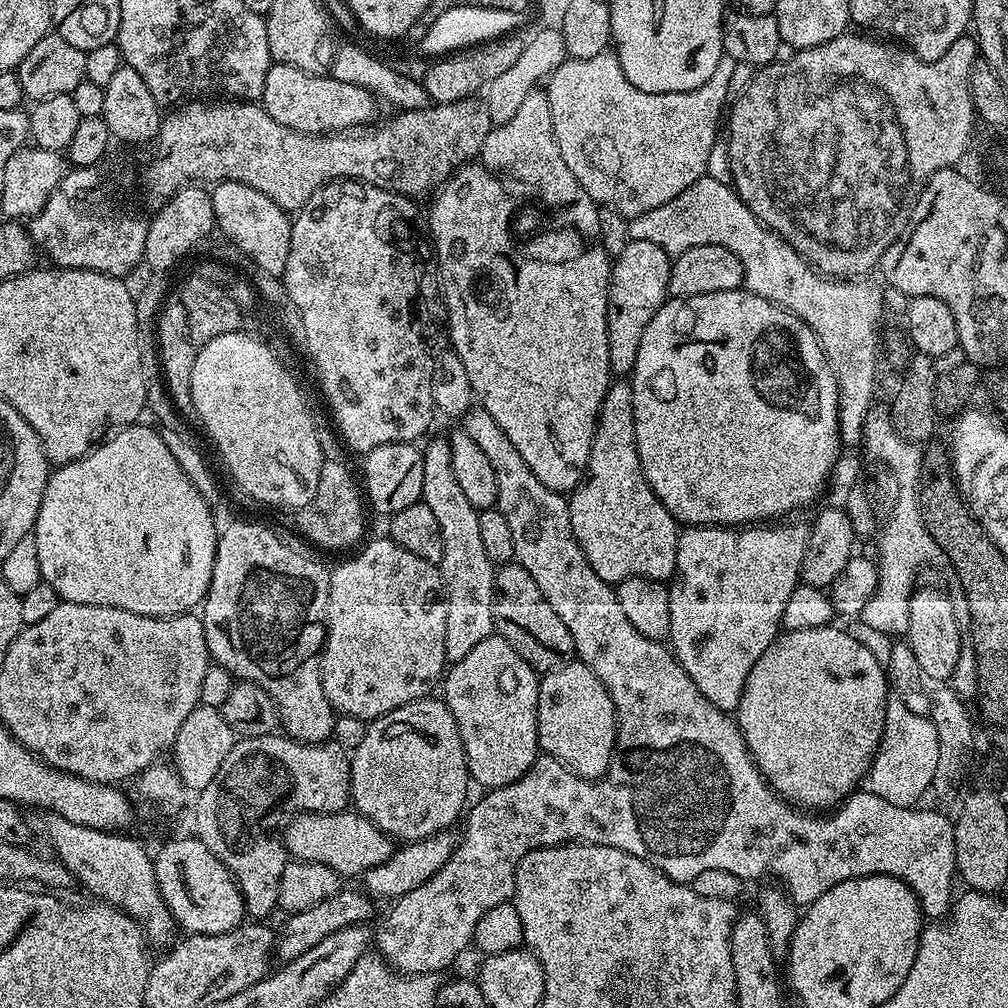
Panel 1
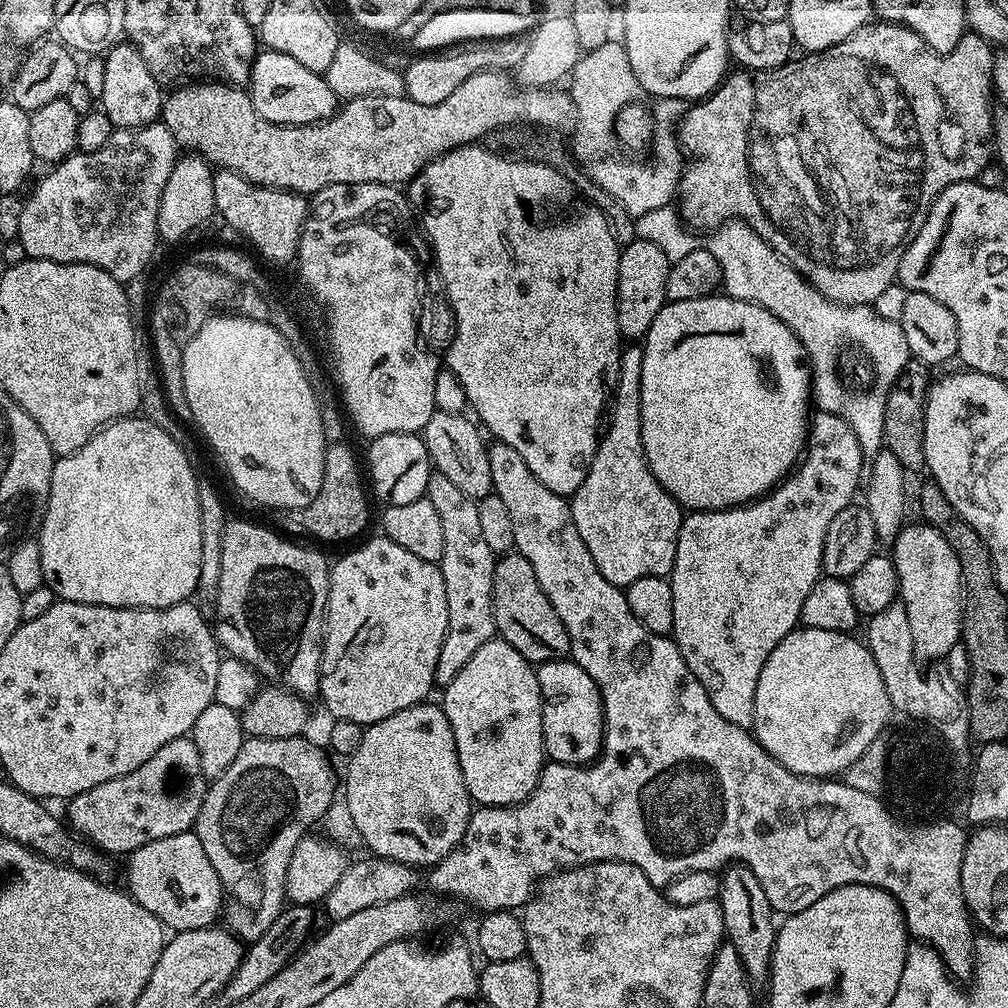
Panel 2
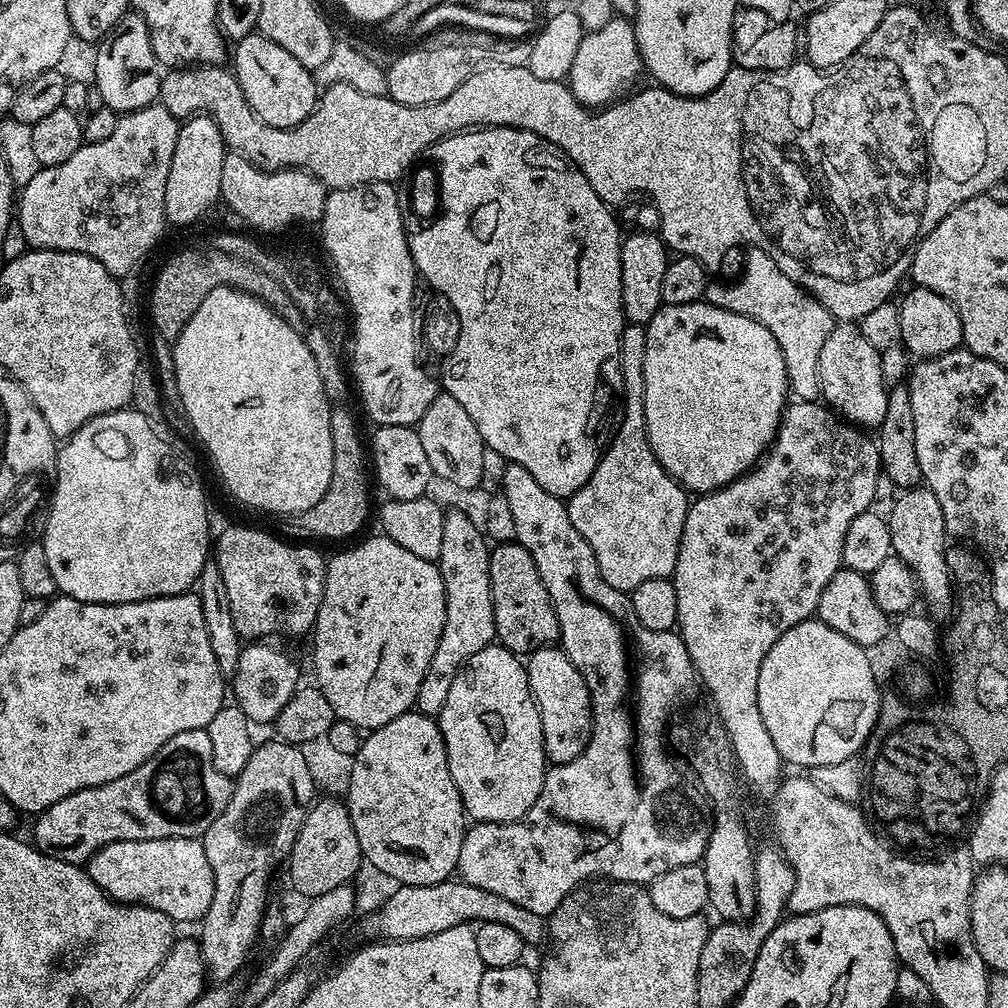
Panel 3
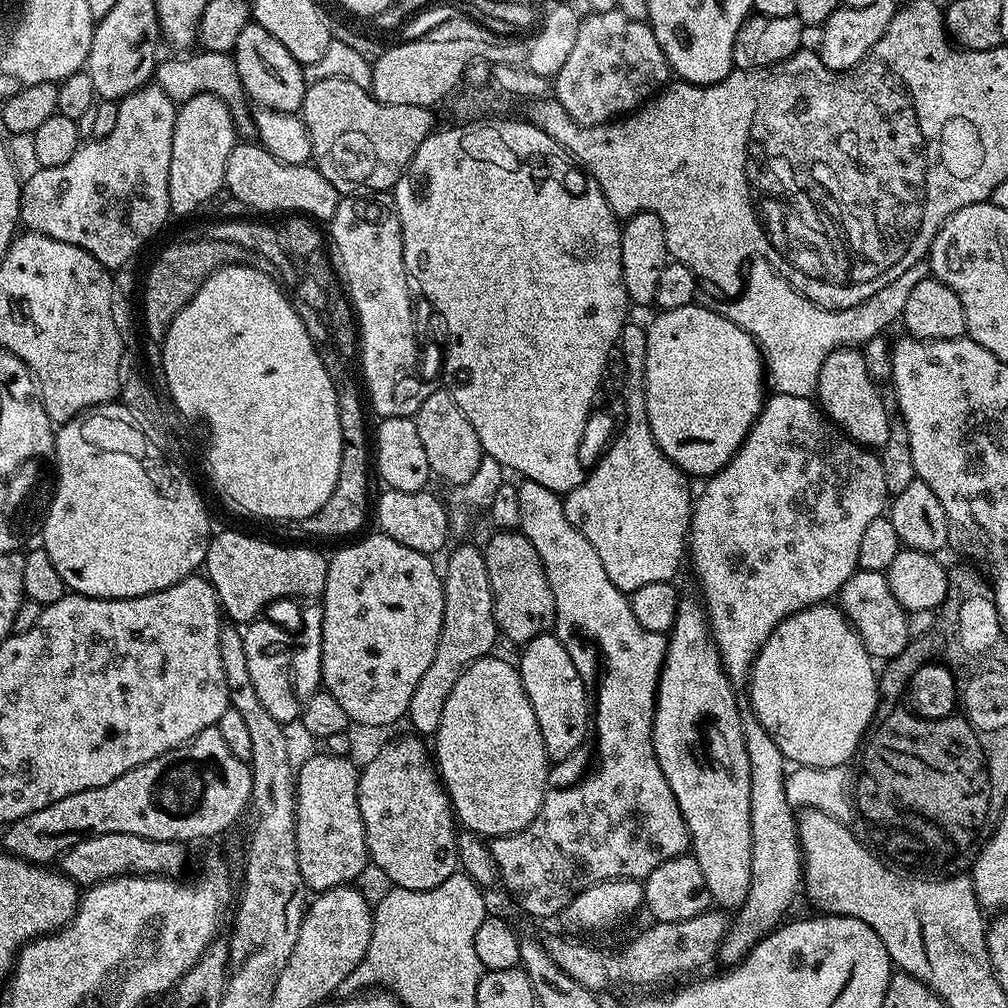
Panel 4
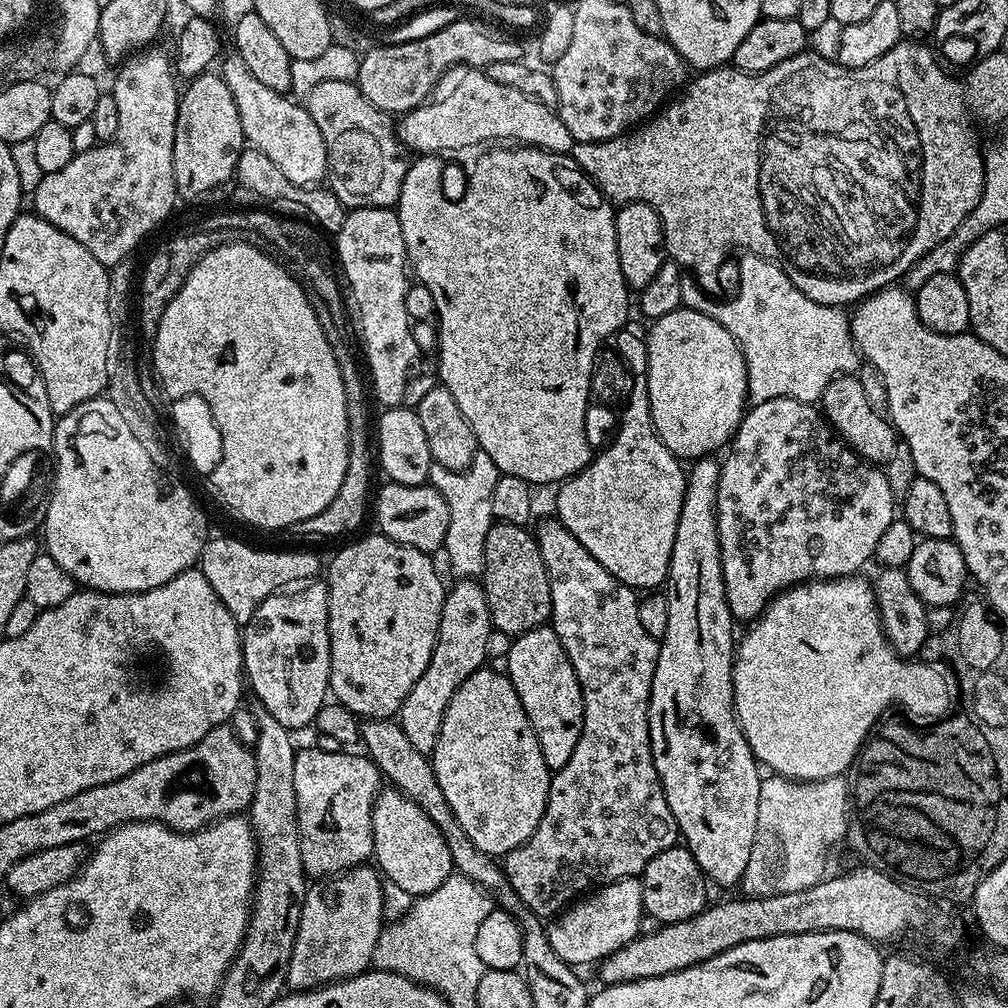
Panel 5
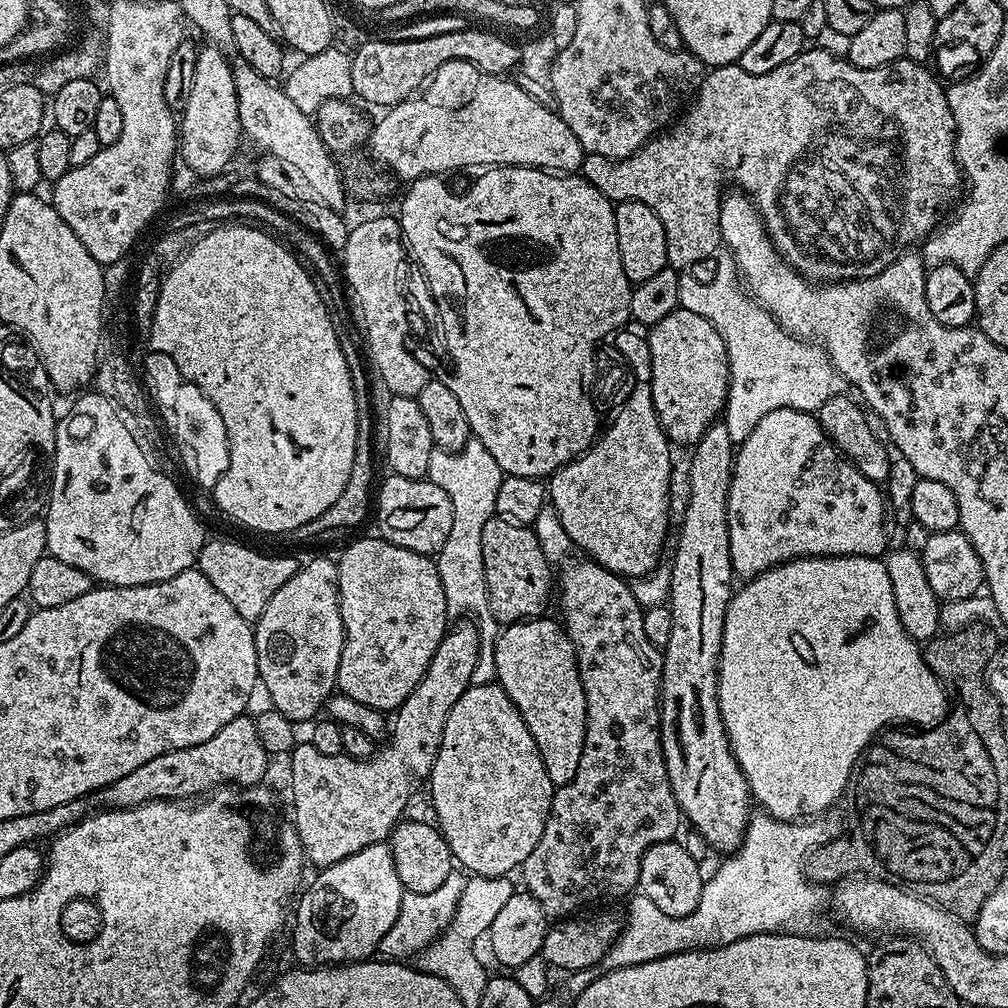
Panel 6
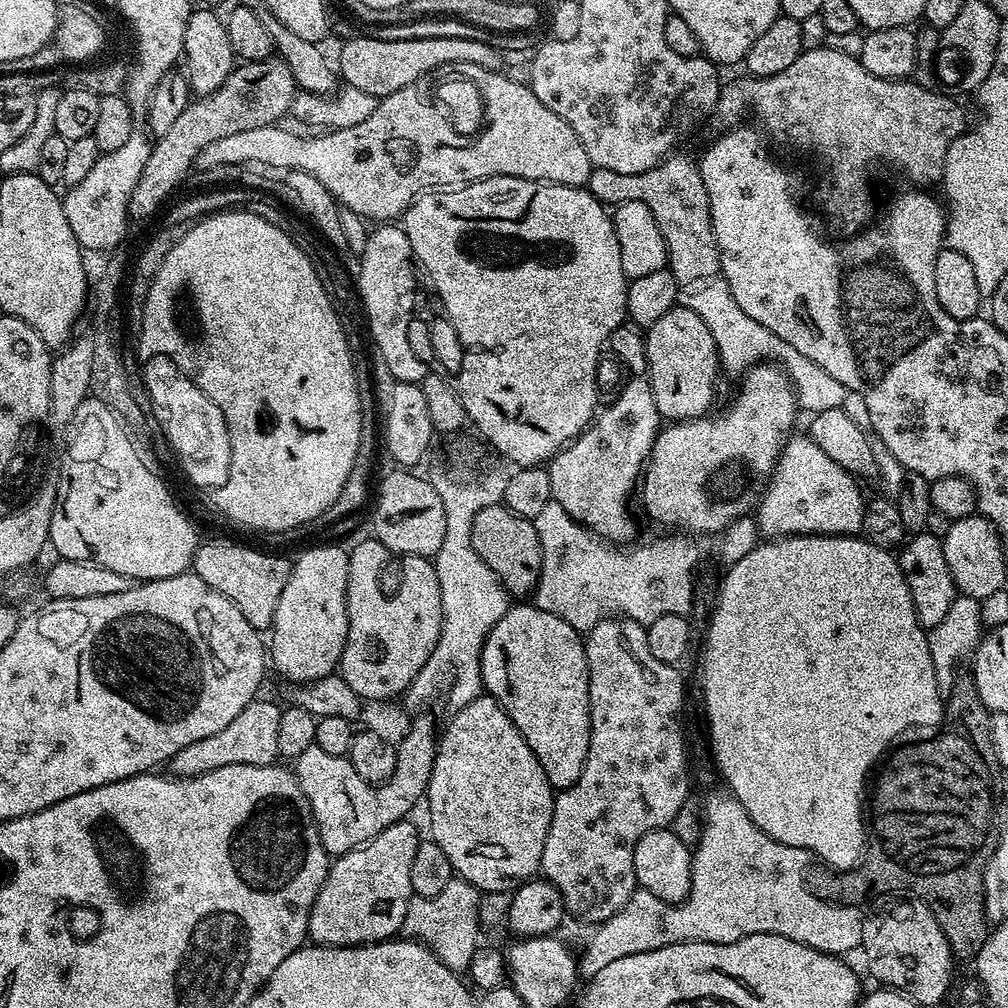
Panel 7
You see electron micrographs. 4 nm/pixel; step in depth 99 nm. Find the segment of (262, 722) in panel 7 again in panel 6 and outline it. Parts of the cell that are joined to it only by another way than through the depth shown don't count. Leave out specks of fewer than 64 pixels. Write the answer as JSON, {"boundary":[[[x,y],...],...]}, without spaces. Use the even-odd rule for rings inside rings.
{"boundary":[[[245,714],[234,718],[234,722],[226,722],[226,726],[214,734],[214,738],[198,742],[198,746],[150,758],[150,762],[138,766],[138,770],[130,770],[130,774],[118,778],[118,782],[110,782],[110,786],[100,789],[95,793],[94,800],[105,809],[133,808],[151,800],[192,802],[221,786],[259,785],[263,781],[260,779],[268,772],[268,760],[270,753],[260,741],[256,721]]]}

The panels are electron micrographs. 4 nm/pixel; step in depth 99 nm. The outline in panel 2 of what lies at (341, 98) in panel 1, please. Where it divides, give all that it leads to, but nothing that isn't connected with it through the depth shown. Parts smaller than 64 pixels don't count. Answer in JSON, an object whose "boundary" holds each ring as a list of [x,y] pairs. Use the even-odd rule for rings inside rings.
{"boundary":[[[257,51],[246,91],[254,102],[254,110],[258,110],[266,122],[275,124],[317,124],[319,120],[329,120],[335,116],[338,107],[338,98],[324,81],[323,75],[314,70],[306,70],[306,66],[290,58],[290,54]]]}

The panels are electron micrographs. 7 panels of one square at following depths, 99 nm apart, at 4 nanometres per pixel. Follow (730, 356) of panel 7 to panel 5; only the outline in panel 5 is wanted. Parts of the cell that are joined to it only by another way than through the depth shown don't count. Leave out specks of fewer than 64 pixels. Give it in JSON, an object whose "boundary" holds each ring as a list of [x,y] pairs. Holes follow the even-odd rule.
{"boundary":[[[751,254],[741,257],[740,289],[733,300],[715,300],[704,293],[707,291],[695,279],[685,278],[682,282],[683,307],[698,310],[730,330],[744,355],[748,398],[752,404],[770,402],[770,398],[794,398],[798,402],[816,404],[833,379],[855,373],[861,367],[862,357],[852,340],[849,313],[843,307],[819,304],[806,298],[806,294],[802,294],[802,290],[798,290],[798,286],[794,286],[772,260]]]}

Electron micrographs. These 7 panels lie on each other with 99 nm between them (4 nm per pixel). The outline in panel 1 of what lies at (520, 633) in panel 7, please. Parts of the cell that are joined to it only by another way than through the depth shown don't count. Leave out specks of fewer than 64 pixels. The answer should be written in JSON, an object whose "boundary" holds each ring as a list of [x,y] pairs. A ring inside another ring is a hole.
{"boundary":[[[573,662],[553,672],[543,673],[539,677],[538,690],[538,742],[547,755],[560,760],[571,772],[583,776],[585,780],[598,780],[612,765],[612,754],[616,751],[616,711],[614,702],[598,682],[594,670],[585,664]]]}

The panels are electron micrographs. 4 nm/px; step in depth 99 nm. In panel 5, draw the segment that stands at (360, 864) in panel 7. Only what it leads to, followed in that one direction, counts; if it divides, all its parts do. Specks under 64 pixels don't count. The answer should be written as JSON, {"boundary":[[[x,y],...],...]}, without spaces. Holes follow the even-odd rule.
{"boundary":[[[361,866],[321,879],[309,887],[302,902],[298,934],[286,973],[289,989],[311,992],[337,980],[360,976],[373,967],[374,946],[378,946],[380,931],[386,923],[381,883],[381,873],[375,867]]]}

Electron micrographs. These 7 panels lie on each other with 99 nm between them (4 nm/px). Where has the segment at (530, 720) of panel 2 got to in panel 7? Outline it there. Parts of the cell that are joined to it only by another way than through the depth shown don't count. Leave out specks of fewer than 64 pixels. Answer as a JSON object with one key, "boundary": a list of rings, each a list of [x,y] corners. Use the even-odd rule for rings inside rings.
{"boundary":[[[482,694],[451,713],[448,729],[443,729],[436,749],[436,761],[428,783],[426,805],[432,823],[431,839],[450,858],[452,871],[468,880],[481,893],[506,892],[537,875],[542,846],[552,821],[554,789],[546,778],[534,750],[522,738],[506,710],[492,696]]]}

